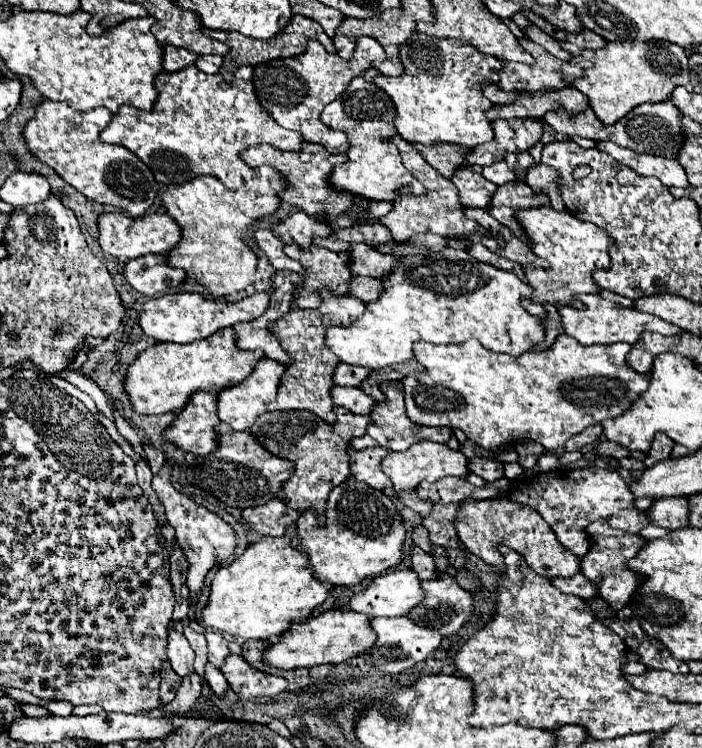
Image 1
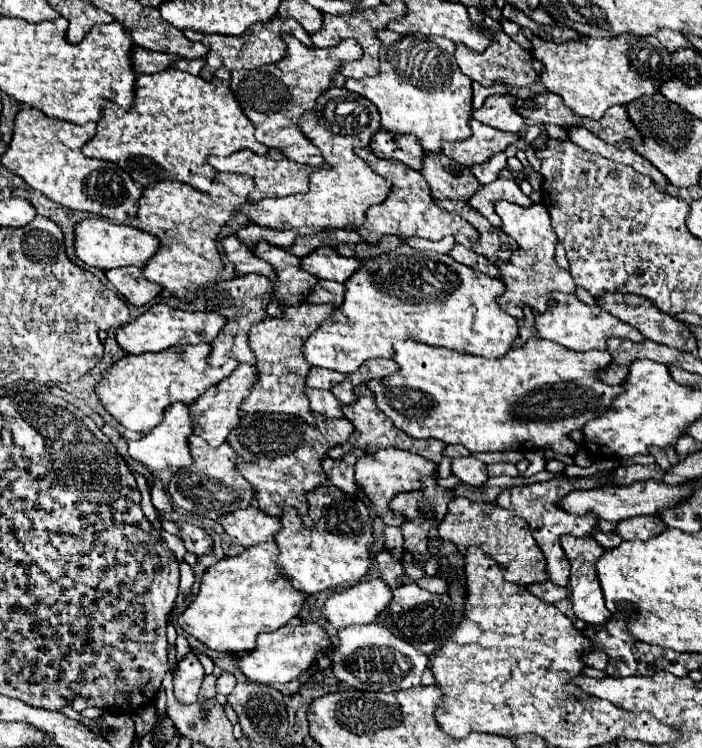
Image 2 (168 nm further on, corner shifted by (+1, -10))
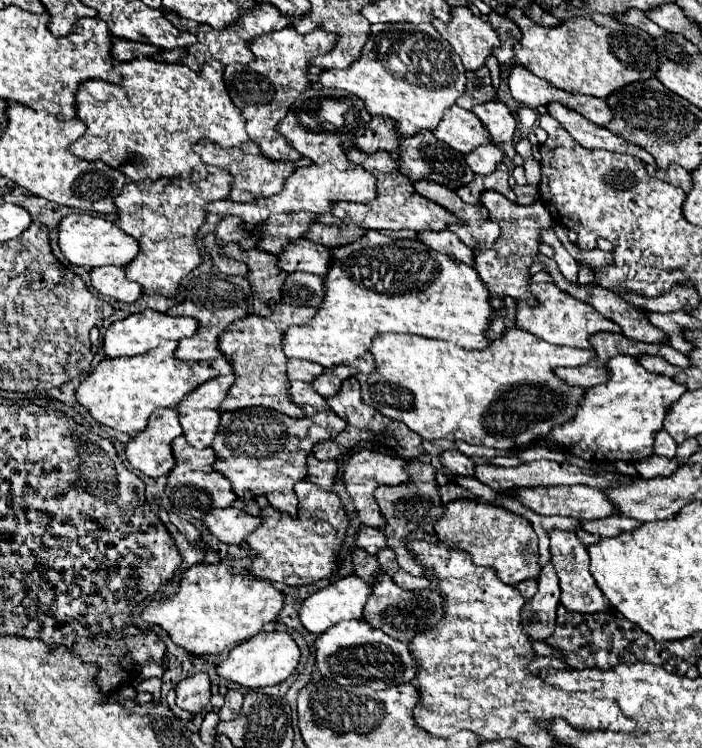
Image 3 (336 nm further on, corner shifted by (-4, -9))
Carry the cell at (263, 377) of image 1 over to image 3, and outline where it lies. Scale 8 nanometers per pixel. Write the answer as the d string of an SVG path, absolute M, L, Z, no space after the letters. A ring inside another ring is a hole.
M235 374L213 378L203 386L199 386L199 390L187 394L187 398L183 398L183 402L177 406L183 434L187 442L191 442L191 446L195 448L211 446L221 422L219 406L227 398L233 382Z

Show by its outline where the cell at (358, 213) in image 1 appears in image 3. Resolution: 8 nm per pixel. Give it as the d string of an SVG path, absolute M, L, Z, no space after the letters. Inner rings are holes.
M209 142L207 144L199 144L195 146L195 152L201 156L201 160L205 164L213 164L213 166L221 166L225 170L231 172L231 176L235 178L233 188L231 188L231 200L233 202L253 202L259 198L267 198L273 194L279 194L283 190L285 180L297 170L309 166L312 162L308 158L301 158L297 162L287 162L287 160L271 160L267 156L263 156L263 152L259 150L259 146L255 142L249 142L247 148L243 150L221 150L221 148L213 148Z

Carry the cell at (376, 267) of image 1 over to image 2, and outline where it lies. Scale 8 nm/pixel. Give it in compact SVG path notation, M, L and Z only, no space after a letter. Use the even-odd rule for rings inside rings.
M318 247L318 251L312 251L302 259L302 267L318 279L344 283L360 267L360 261L354 257L342 257L330 247Z

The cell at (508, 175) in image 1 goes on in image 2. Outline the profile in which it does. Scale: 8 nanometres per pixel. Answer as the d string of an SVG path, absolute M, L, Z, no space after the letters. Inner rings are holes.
M496 153L496 155L492 155L490 161L480 163L480 165L472 165L470 171L482 185L488 185L498 177L498 173L504 167L506 167L506 153Z

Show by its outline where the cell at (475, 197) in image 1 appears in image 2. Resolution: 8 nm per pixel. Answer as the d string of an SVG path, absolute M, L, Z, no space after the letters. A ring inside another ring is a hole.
M426 151L422 175L434 199L466 201L480 187L468 167L454 163L454 159L446 157L442 151Z

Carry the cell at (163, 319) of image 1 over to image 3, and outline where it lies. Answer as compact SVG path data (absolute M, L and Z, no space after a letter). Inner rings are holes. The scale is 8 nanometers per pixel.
M145 310L139 314L133 314L125 320L117 320L113 322L107 332L105 332L105 354L111 358L117 356L137 356L143 354L151 348L155 348L161 340L183 340L183 338L191 338L199 328L199 322L195 318L189 316L169 316L165 312L157 312L157 310Z

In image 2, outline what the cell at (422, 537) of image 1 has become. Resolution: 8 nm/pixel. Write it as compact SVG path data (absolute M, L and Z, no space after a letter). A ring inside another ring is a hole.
M384 527L382 531L384 535L384 547L390 555L394 555L394 559L402 557L404 553L404 547L402 547L402 533L400 533L400 527Z

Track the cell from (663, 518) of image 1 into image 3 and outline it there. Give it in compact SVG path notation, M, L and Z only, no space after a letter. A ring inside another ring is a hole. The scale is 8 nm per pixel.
M615 516L615 518L603 518L599 522L581 522L581 528L593 534L601 534L603 538L611 538L611 536L619 536L623 532L631 532L635 528L639 528L641 522L629 516Z

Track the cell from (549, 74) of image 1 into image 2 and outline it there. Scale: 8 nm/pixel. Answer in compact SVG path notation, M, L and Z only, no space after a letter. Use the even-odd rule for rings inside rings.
M482 27L482 29L486 33L490 33L490 39L492 39L492 43L490 43L490 47L486 47L486 51L476 53L476 51L470 51L468 47L456 45L456 61L464 75L468 75L472 81L478 81L486 87L496 81L510 83L516 87L530 87L534 81L538 81L540 65L530 57L530 53L526 49L522 49L518 43L514 43L504 31L490 31L488 27Z

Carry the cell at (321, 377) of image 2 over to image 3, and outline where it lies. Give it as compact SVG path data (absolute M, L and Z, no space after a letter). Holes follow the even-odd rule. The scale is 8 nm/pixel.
M289 360L289 364L287 364L287 376L289 376L289 380L313 382L319 374L323 374L323 368L321 368L317 362Z

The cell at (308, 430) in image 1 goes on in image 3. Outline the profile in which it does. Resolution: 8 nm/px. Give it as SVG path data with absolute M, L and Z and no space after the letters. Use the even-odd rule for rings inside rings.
M233 410L221 414L219 434L211 448L217 454L215 470L227 476L233 490L243 500L249 514L259 516L257 496L267 496L269 504L291 516L297 514L297 496L293 486L307 478L307 458L313 454L313 446L323 440L337 438L345 430L347 422L335 412L307 412L303 418L289 418L273 410Z

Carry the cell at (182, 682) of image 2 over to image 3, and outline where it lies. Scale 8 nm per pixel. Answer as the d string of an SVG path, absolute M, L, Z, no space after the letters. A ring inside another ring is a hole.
M197 672L189 678L183 678L175 690L177 690L177 706L191 714L197 714L209 704L211 698L209 674Z

